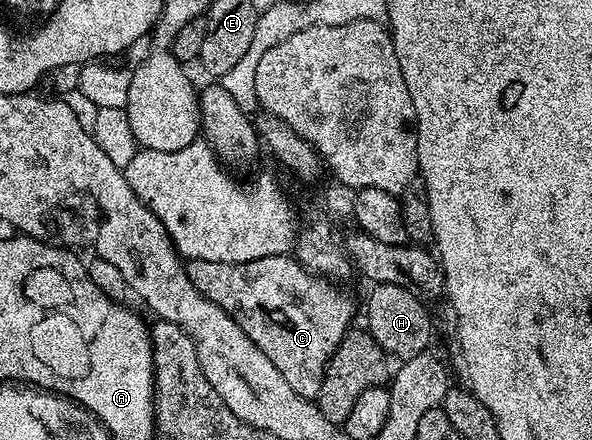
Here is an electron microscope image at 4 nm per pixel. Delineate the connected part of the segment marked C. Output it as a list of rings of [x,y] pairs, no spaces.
[[[269,256],[243,264],[191,260],[186,264],[186,273],[204,298],[216,302],[268,354],[272,366],[284,374],[284,382],[296,394],[317,401],[326,367],[346,333],[351,331],[354,304],[348,293],[338,289],[341,287],[337,283],[315,274],[305,263],[297,264],[292,257]]]

